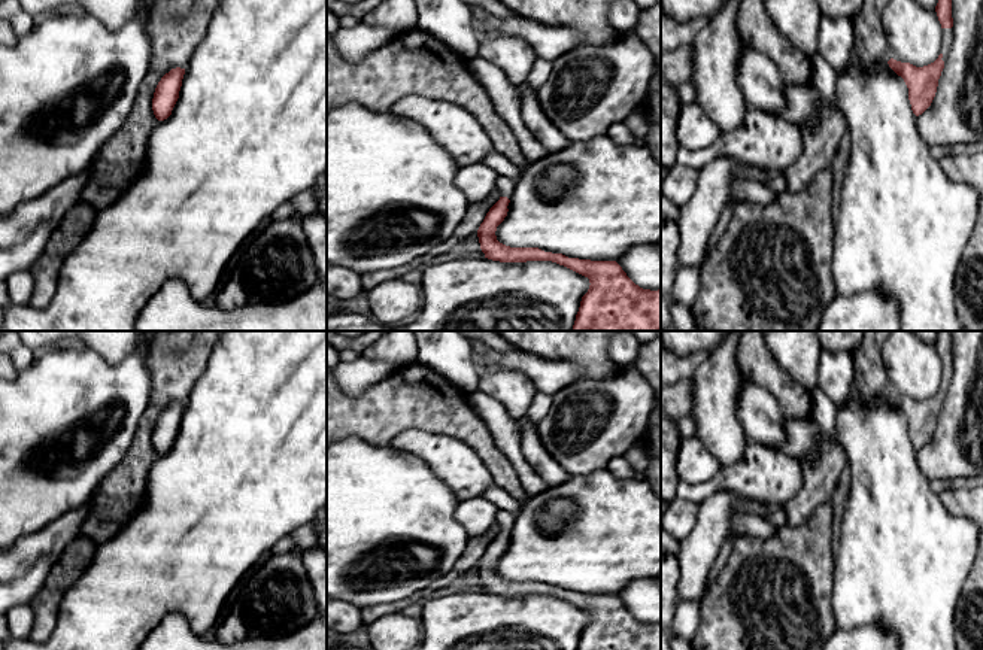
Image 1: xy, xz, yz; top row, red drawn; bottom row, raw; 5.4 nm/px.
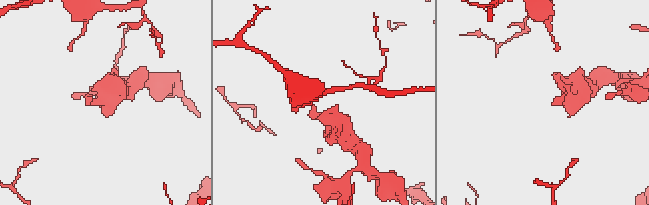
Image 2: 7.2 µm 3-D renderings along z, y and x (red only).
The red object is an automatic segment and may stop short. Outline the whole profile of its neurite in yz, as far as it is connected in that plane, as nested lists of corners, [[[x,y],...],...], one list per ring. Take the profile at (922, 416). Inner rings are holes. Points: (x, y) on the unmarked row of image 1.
[[[938,331],[935,346],[943,362],[941,388],[938,392],[923,401],[916,401],[894,392],[888,395],[889,401],[904,413],[908,422],[911,444],[916,450],[922,449],[931,440],[937,426],[938,413],[953,377],[952,331]]]

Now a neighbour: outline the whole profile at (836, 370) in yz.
[[[819,347],[817,388],[841,408],[852,398],[855,362],[849,352],[831,352]]]

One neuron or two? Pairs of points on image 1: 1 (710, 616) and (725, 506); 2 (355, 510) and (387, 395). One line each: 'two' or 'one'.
1: two
2: two

